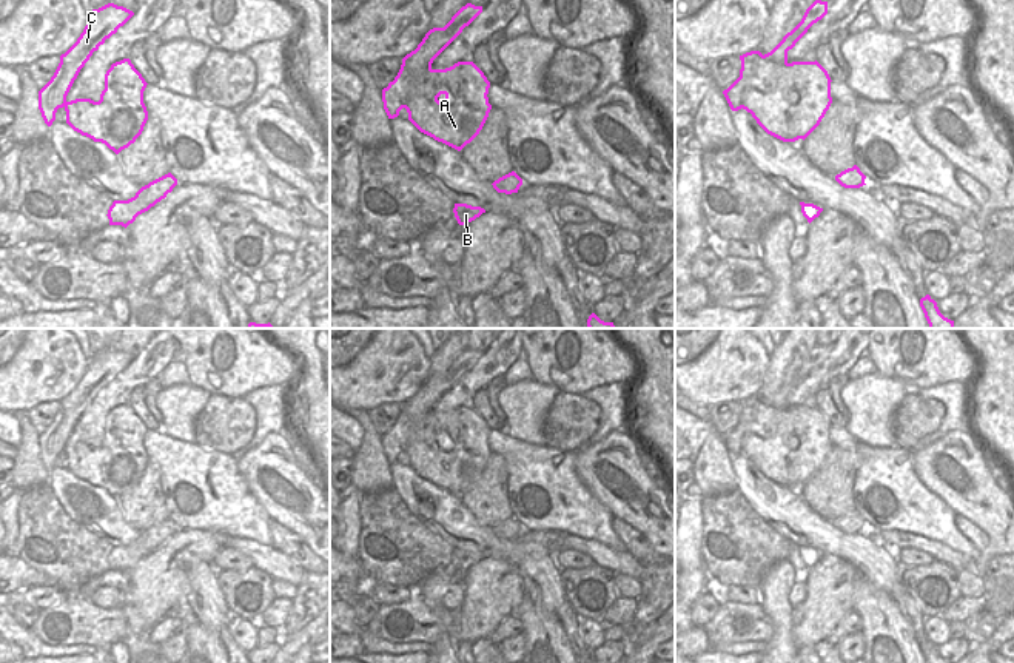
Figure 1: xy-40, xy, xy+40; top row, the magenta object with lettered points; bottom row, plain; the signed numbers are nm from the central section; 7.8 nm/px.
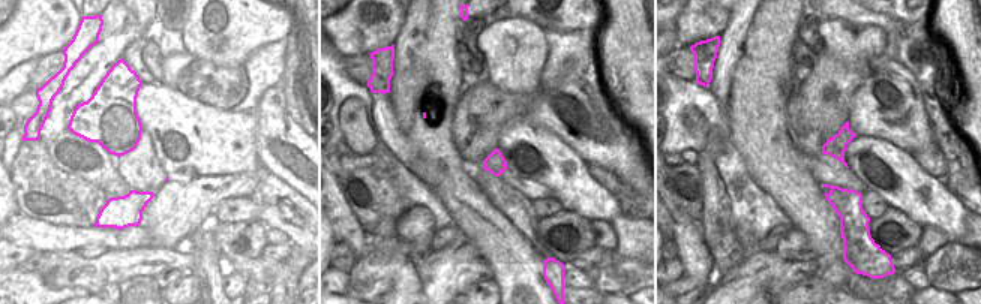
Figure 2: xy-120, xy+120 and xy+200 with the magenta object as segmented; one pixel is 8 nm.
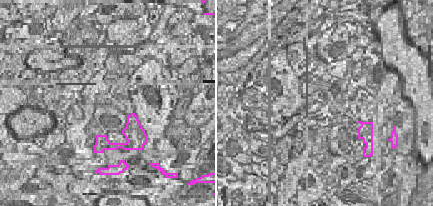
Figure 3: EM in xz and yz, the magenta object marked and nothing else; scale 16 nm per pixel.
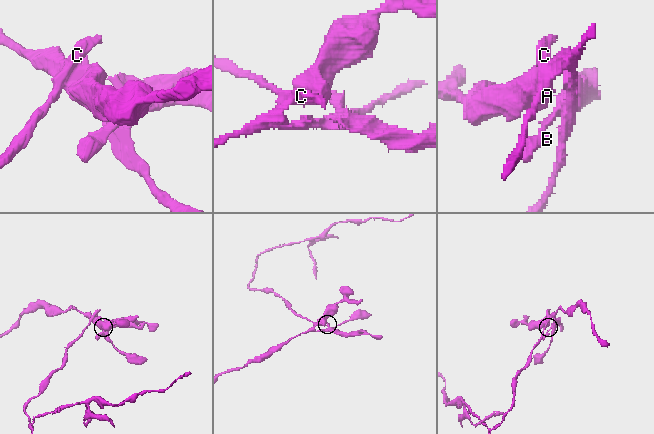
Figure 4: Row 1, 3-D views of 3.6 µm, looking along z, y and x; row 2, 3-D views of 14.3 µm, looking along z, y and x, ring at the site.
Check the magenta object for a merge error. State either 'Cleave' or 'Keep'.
Cleave

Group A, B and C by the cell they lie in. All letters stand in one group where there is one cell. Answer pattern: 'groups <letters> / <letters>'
groups A B / C

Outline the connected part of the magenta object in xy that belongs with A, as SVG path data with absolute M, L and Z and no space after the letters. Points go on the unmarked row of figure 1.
M458 407L445 415L433 415L419 422L413 430L411 439L407 446L408 466L424 480L442 487L458 496L461 496L467 489L470 489L482 475L492 450L489 449L489 433L490 427L484 418L473 407Z

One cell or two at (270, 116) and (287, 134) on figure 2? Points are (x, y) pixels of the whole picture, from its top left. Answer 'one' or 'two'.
one

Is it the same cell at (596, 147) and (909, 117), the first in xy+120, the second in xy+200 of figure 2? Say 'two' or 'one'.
one

